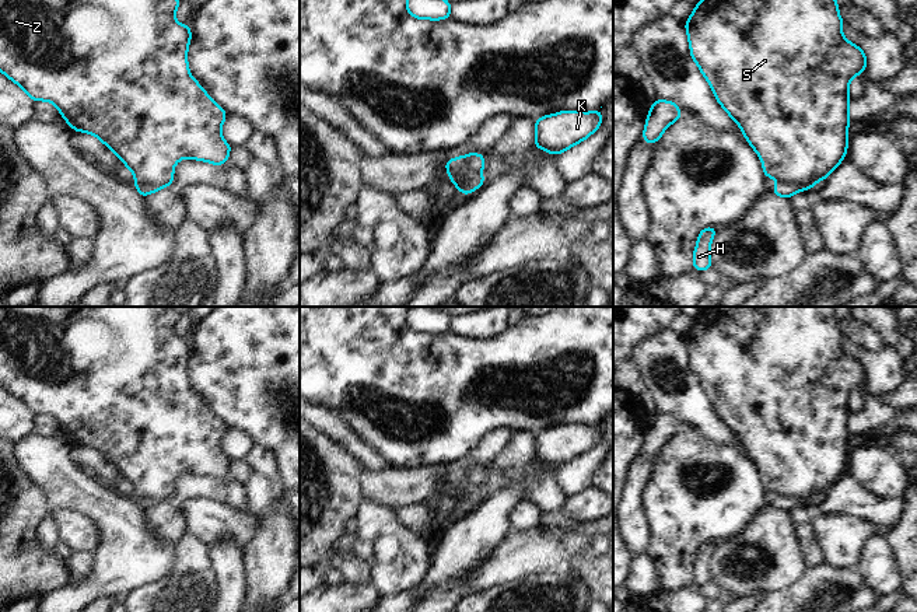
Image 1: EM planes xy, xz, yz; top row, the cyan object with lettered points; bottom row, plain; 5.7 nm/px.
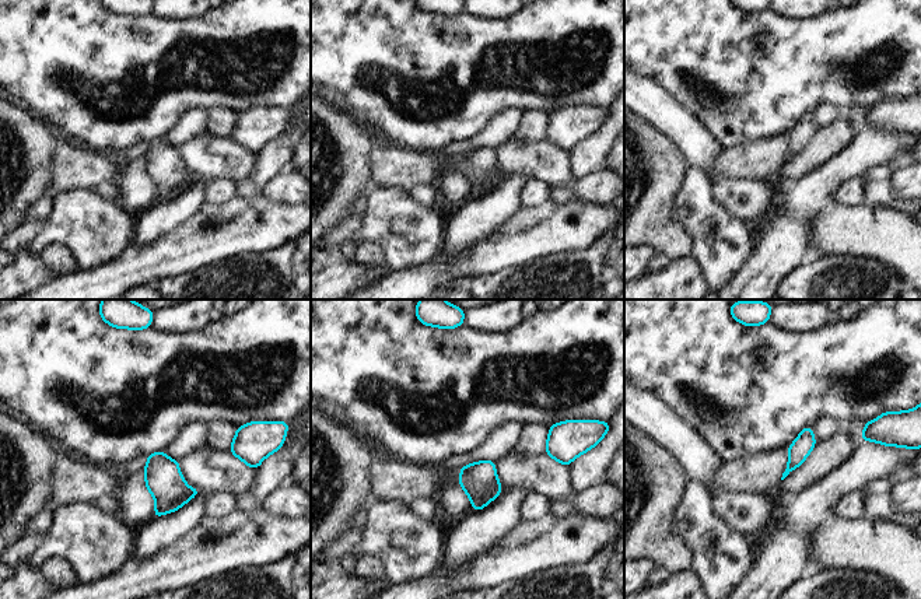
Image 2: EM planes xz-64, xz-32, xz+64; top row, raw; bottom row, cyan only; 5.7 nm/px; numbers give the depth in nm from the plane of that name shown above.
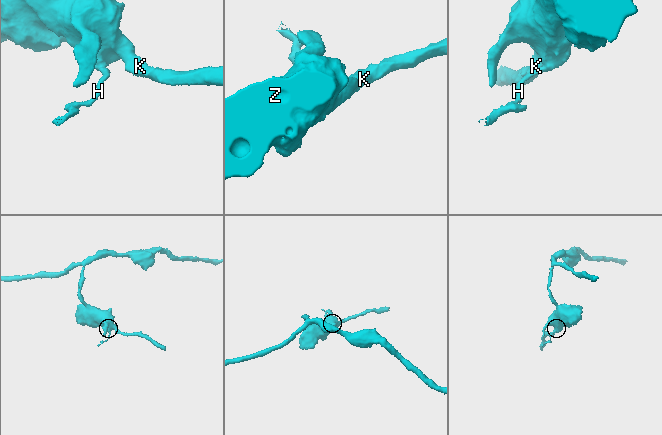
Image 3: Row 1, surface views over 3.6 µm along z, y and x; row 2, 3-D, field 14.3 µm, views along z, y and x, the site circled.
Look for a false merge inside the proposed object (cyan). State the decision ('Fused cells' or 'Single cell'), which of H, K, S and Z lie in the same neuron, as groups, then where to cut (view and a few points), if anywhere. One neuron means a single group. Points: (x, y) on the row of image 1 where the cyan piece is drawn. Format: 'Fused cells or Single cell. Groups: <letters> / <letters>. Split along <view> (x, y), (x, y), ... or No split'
Fused cells. Groups: H / K S Z. Split along xz (475, 153), (466, 164), (466, 172), (462, 177), (448, 174)

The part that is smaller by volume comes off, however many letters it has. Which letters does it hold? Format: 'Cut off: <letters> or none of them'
Cut off: H

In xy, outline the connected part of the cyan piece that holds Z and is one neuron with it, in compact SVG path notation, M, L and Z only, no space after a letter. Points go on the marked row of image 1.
M0 0L0 71L18 84L29 98L49 101L74 132L98 137L134 174L134 185L153 185L162 189L174 185L174 167L182 158L193 158L224 165L231 146L221 137L225 111L216 104L188 69L188 45L192 41L189 24L175 21L181 0Z

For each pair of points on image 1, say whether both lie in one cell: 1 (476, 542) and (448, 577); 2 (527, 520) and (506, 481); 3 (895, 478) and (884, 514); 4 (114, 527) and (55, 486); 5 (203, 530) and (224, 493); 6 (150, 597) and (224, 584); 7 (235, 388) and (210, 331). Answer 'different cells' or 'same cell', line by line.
1: same cell
2: different cells
3: different cells
4: same cell
5: different cells
6: different cells
7: same cell

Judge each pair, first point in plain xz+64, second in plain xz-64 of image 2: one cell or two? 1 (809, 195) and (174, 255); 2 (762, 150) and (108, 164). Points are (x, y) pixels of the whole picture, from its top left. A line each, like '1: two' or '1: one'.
1: two
2: one

